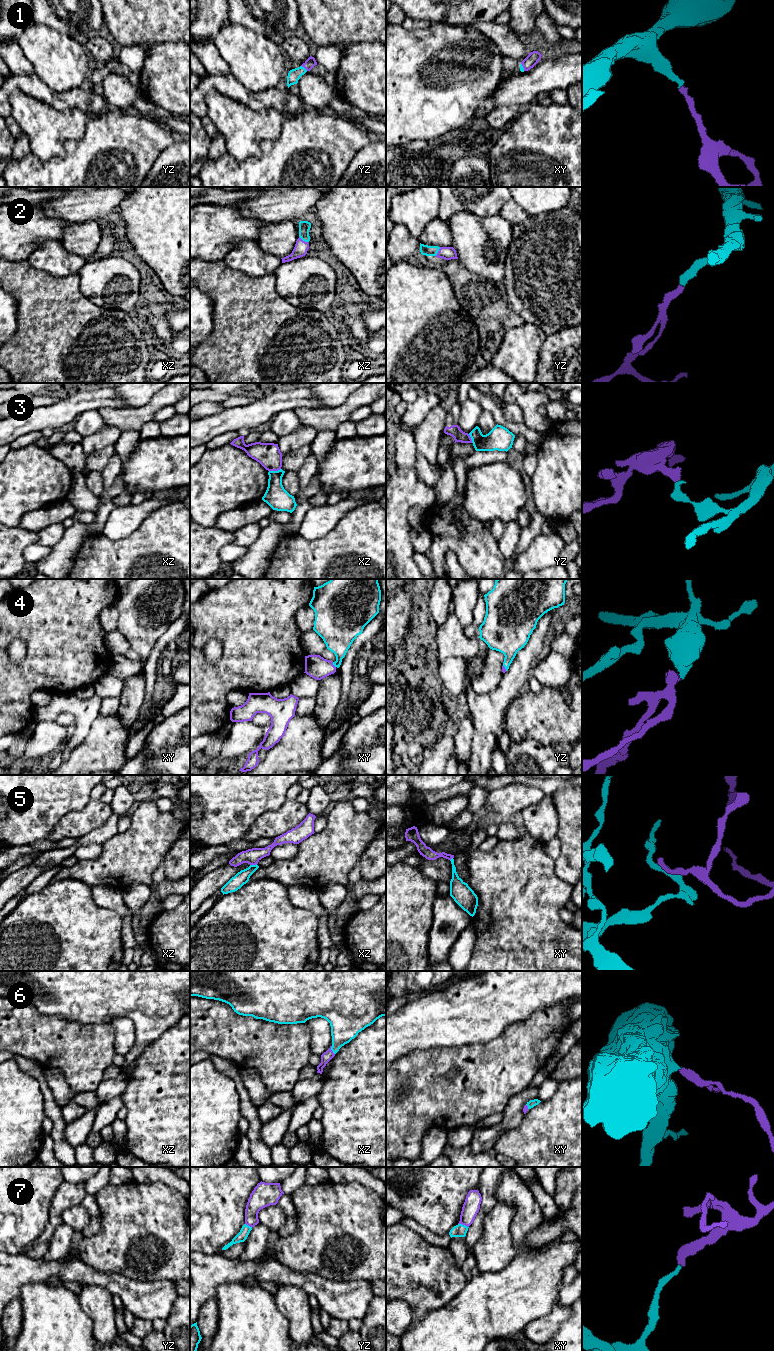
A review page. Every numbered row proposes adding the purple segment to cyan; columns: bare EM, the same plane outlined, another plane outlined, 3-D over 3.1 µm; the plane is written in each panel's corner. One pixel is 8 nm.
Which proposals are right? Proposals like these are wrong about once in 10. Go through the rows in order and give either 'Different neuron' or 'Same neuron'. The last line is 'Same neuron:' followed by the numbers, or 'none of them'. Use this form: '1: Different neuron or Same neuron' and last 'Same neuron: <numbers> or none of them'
1: Same neuron
2: Same neuron
3: Different neuron
4: Same neuron
5: Different neuron
6: Same neuron
7: Same neuron
Same neuron: 1, 2, 4, 6, 7

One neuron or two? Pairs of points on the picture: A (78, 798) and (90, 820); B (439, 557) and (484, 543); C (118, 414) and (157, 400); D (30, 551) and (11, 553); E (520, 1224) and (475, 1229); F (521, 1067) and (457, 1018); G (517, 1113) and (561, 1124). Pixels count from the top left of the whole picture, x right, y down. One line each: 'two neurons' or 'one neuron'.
A: two neurons
B: one neuron
C: one neuron
D: two neurons
E: two neurons
F: two neurons
G: two neurons

